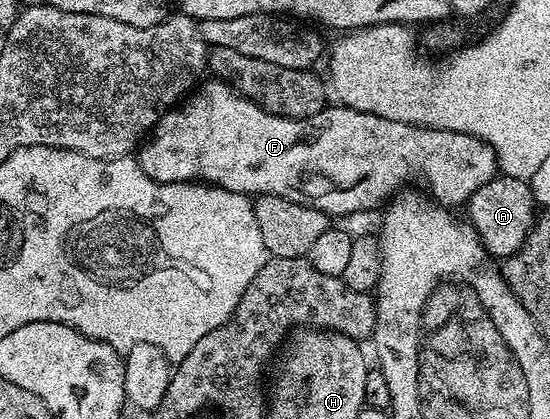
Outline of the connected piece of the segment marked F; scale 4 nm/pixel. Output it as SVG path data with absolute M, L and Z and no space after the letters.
M208 78L183 103L169 108L161 116L139 149L140 169L159 184L204 181L231 192L285 196L299 204L310 204L330 218L379 209L385 201L397 195L401 186L409 185L406 183L415 176L428 183L427 195L435 203L441 206L463 205L478 186L486 186L486 182L498 175L494 149L478 137L391 121L378 114L343 106L332 107L325 106L318 114L305 120L271 116L259 104L240 95L228 81Z

